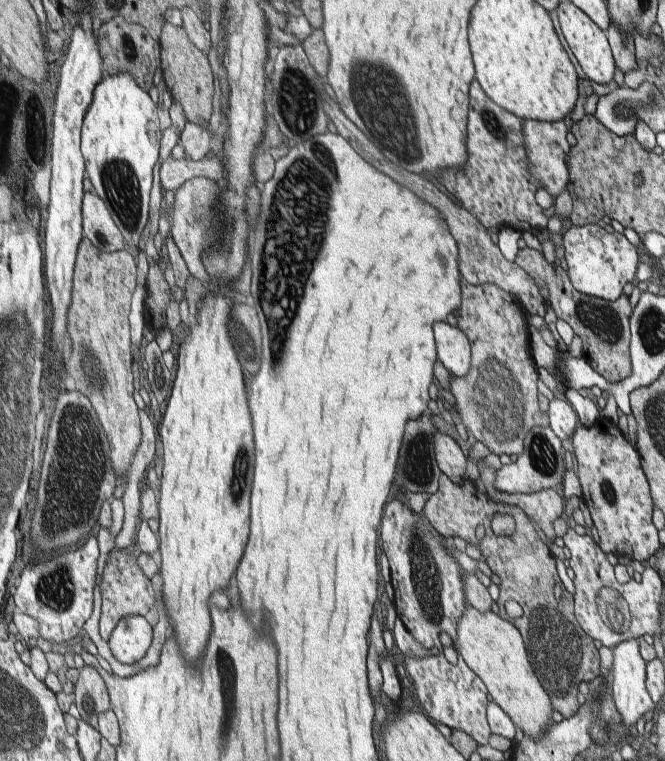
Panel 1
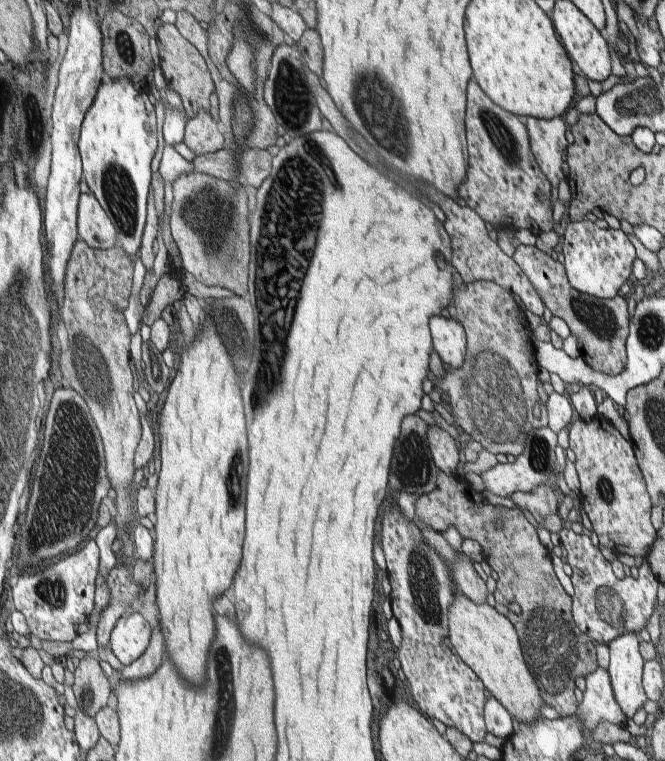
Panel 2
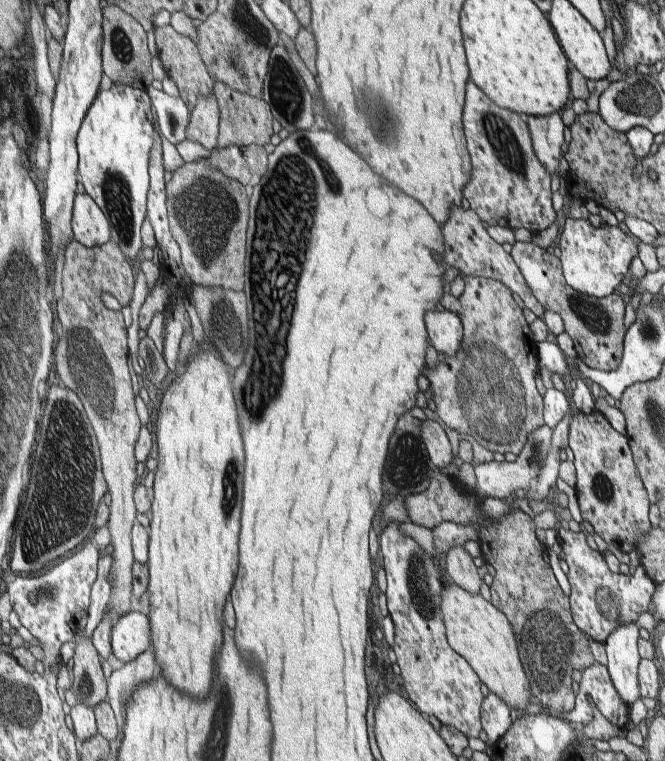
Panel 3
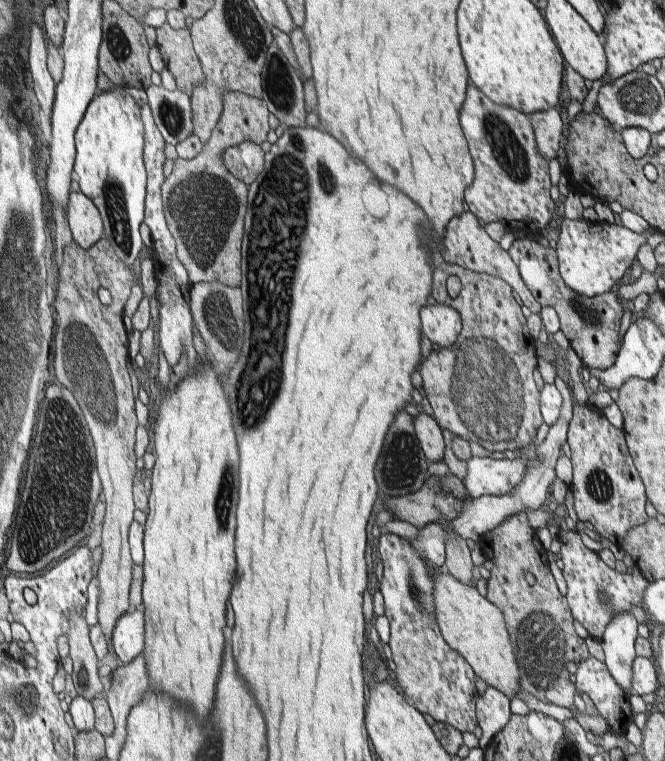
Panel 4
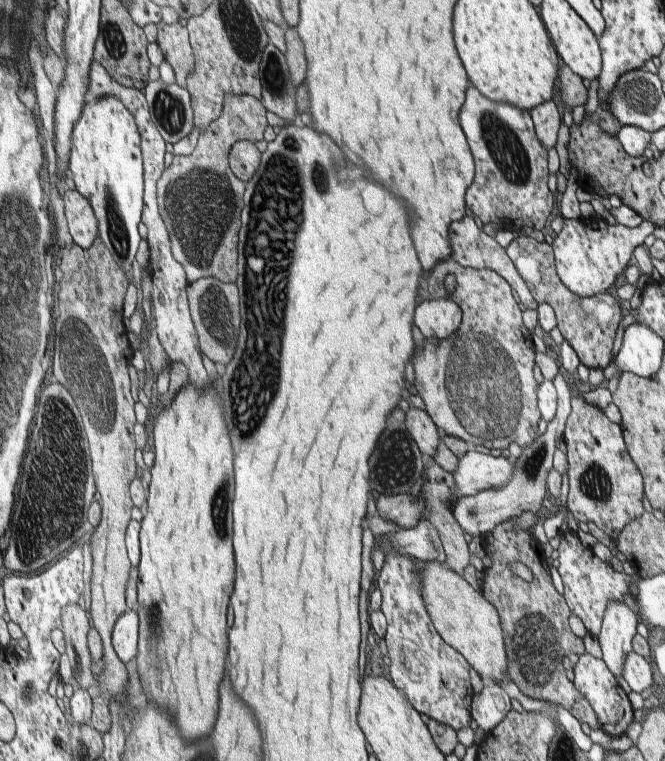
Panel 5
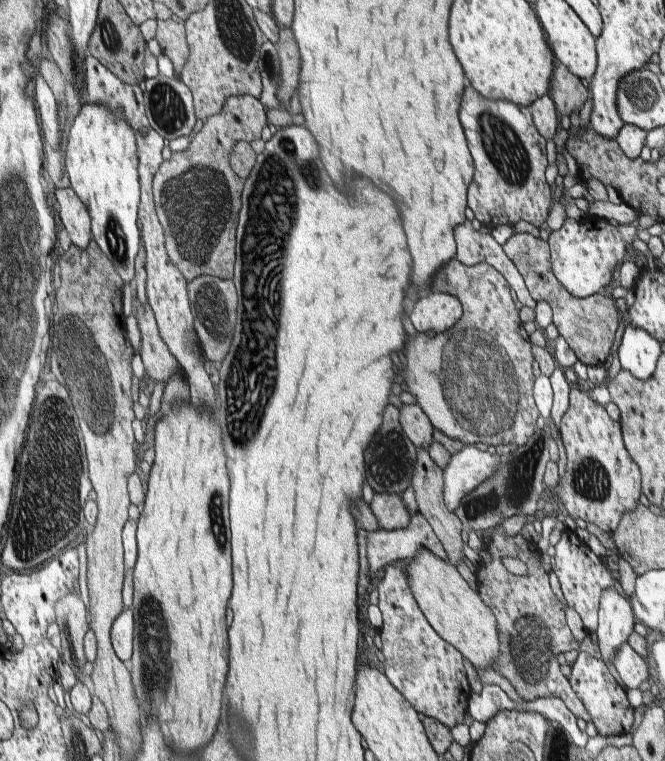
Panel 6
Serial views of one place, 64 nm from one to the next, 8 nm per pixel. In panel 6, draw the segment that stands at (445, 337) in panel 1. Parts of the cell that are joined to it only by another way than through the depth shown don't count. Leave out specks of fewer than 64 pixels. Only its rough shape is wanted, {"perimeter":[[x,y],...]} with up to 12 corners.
{"perimeter":[[429,292],[409,310],[417,334],[447,334],[463,316],[459,298]]}

